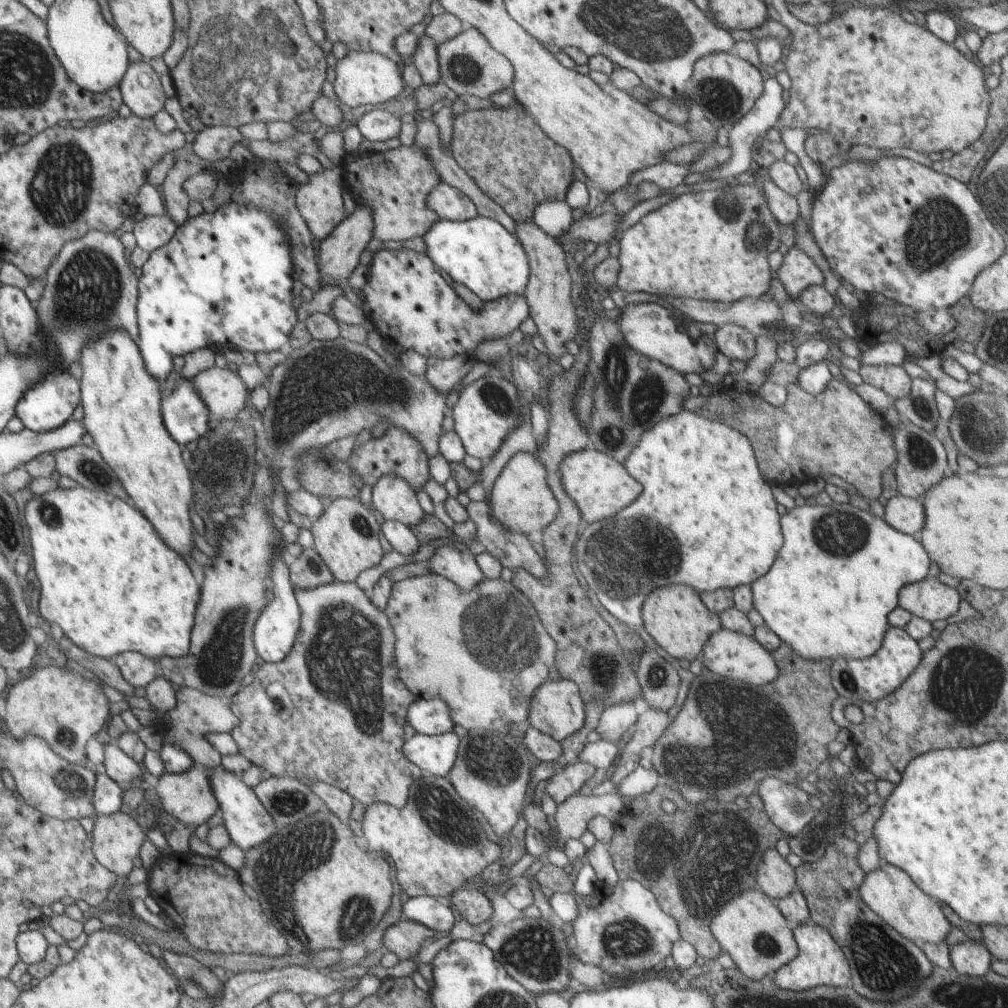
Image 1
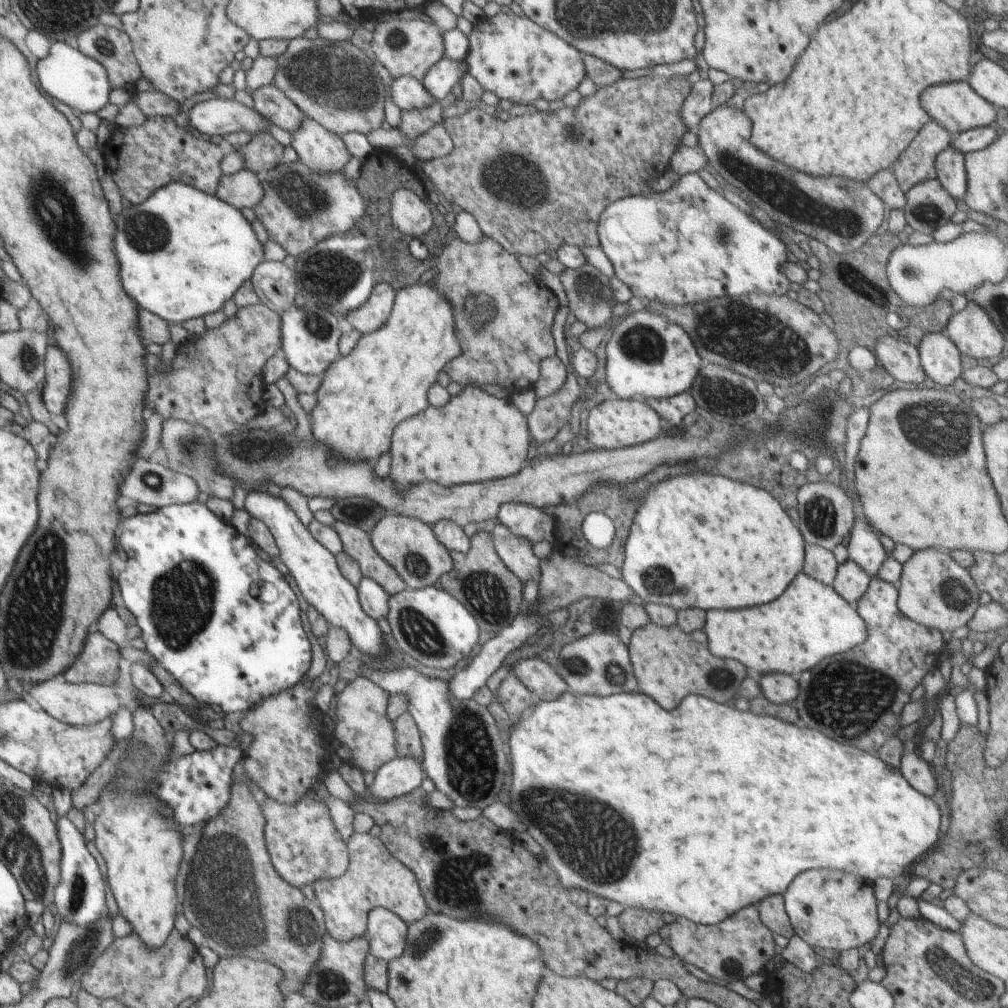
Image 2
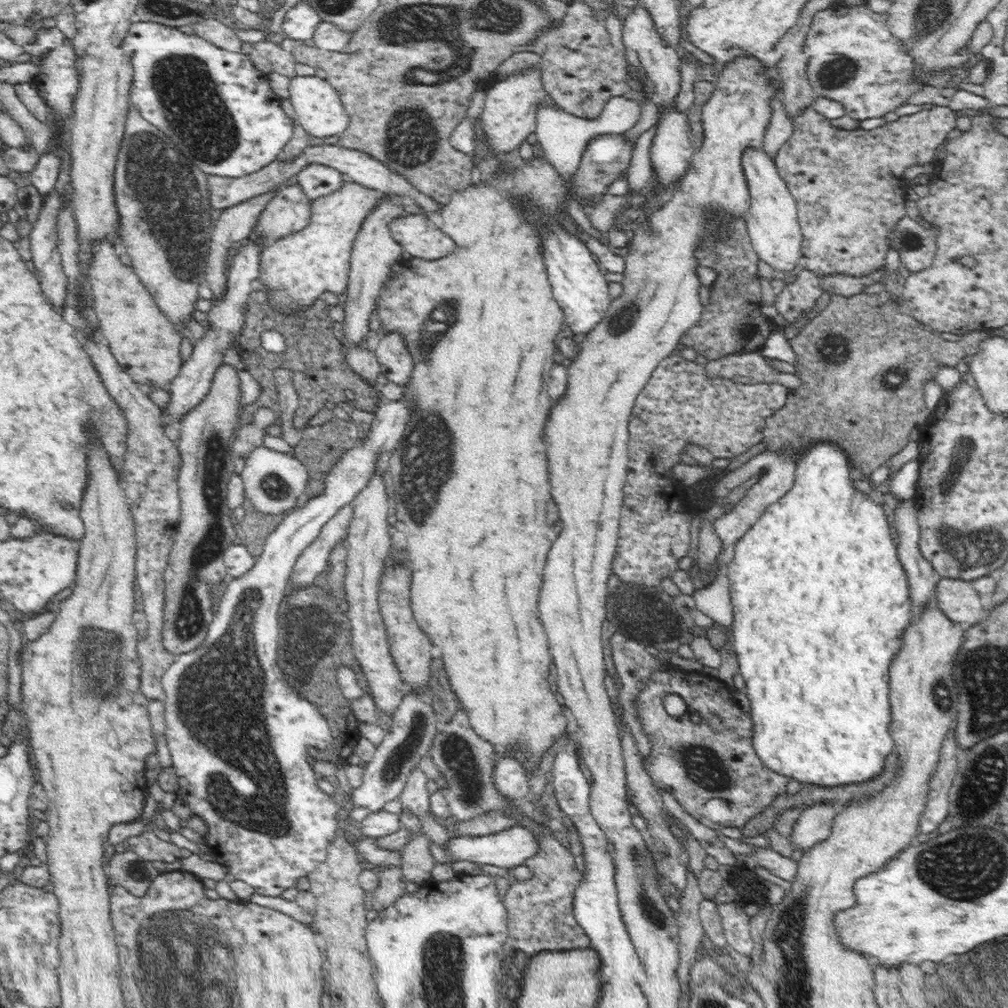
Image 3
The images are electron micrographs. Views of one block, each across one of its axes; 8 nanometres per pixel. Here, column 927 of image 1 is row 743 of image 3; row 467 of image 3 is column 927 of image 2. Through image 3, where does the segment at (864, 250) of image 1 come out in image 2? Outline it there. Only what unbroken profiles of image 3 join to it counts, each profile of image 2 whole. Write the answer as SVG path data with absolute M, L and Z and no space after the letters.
M945 331L924 335L918 350L926 377L934 381L937 387L949 386L961 376L961 353Z

